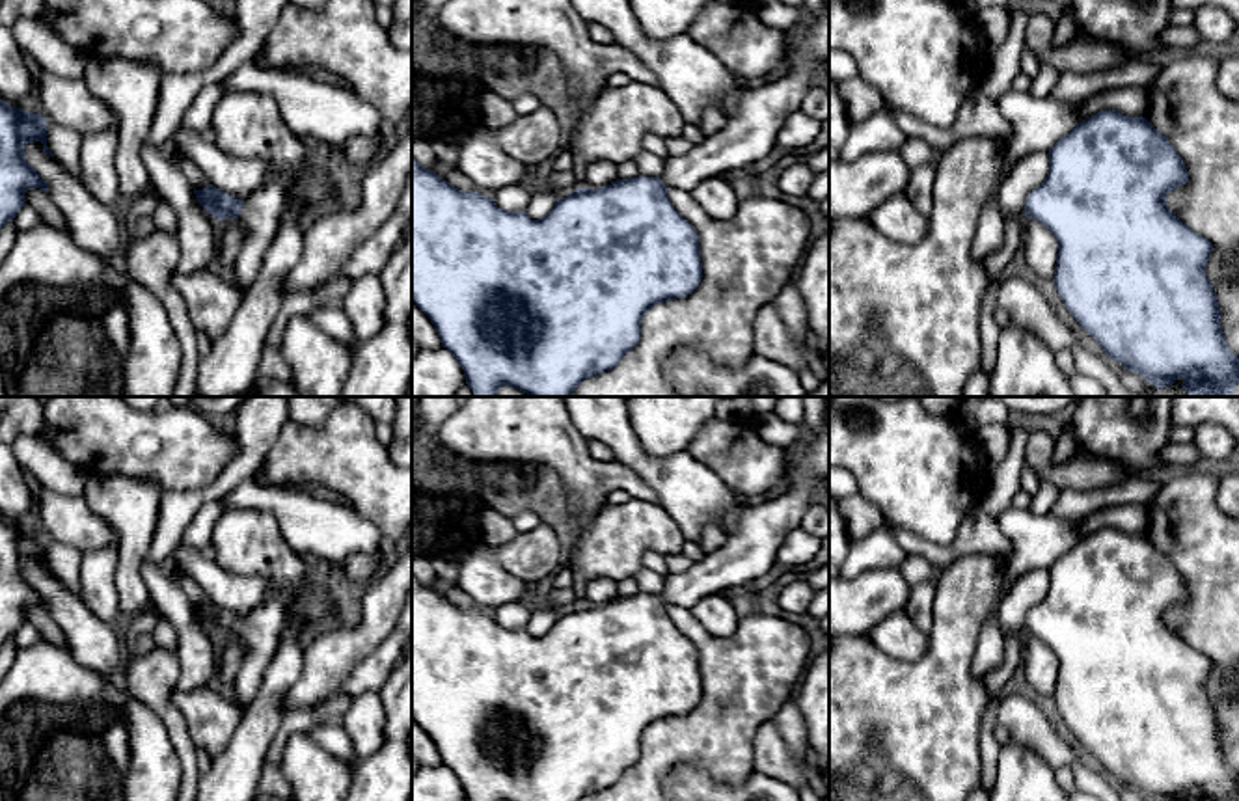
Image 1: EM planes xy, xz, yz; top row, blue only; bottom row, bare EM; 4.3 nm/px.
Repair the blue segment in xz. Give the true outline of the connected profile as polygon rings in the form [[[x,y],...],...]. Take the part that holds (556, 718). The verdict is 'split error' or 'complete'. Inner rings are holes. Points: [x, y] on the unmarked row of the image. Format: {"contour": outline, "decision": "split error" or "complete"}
{"contour": [[[829,430],[792,447],[786,488],[745,505],[738,531],[688,572],[667,574],[660,594],[639,592],[596,607],[576,605],[540,637],[531,637],[525,628],[505,628],[488,613],[458,607],[412,574],[412,717],[434,741],[442,764],[460,781],[466,801],[581,801],[617,784],[639,760],[645,730],[691,712],[702,697],[699,652],[673,624],[667,607],[691,609],[710,594],[755,581],[779,566],[781,542],[799,527],[814,488],[827,475]]], "decision": "split error"}

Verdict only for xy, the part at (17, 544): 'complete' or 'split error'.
complete

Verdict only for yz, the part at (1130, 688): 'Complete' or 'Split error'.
Complete

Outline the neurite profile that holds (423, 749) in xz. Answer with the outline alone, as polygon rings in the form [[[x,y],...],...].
[[[412,717],[412,758],[419,767],[440,766],[442,758],[430,736]]]

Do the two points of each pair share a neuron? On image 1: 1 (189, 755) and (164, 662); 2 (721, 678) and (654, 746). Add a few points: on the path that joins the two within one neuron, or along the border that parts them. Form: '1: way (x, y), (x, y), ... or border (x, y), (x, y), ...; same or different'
1: way (177, 733), (163, 706), (163, 684); same
2: way (714, 699), (675, 742); same

